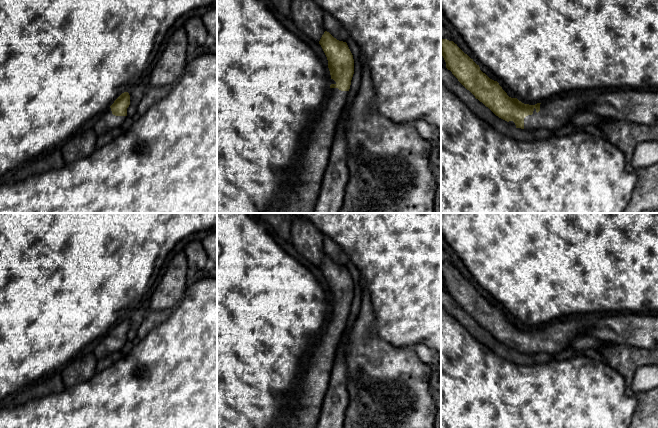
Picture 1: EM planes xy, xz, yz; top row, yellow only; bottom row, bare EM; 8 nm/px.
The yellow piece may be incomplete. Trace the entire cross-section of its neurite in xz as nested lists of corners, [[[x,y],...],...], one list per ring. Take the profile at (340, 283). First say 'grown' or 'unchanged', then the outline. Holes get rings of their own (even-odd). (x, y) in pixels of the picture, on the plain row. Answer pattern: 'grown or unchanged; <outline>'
grown; [[[325,255],[319,268],[328,284],[331,309],[318,343],[305,357],[297,386],[291,393],[296,400],[294,404],[289,407],[290,411],[280,424],[280,428],[316,428],[323,399],[328,390],[339,342],[345,331],[354,298],[354,283],[346,266],[337,264],[329,256]]]

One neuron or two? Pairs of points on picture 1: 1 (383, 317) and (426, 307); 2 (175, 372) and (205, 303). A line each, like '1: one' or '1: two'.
1: one
2: one

